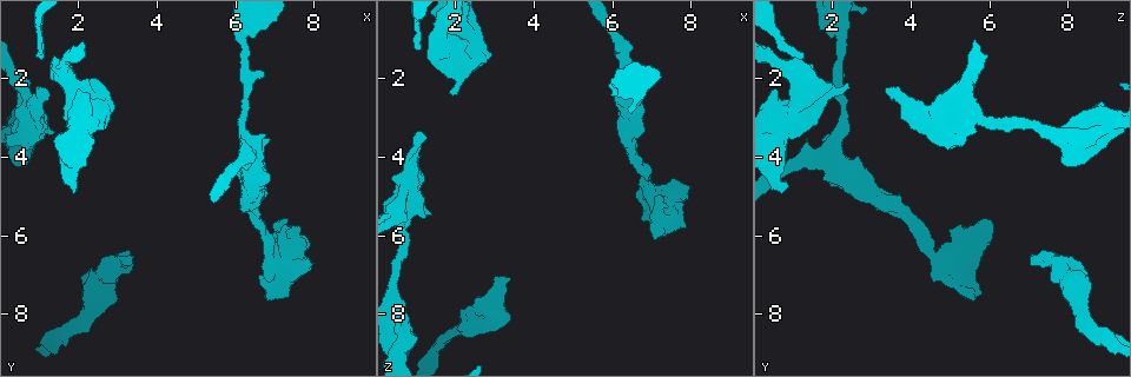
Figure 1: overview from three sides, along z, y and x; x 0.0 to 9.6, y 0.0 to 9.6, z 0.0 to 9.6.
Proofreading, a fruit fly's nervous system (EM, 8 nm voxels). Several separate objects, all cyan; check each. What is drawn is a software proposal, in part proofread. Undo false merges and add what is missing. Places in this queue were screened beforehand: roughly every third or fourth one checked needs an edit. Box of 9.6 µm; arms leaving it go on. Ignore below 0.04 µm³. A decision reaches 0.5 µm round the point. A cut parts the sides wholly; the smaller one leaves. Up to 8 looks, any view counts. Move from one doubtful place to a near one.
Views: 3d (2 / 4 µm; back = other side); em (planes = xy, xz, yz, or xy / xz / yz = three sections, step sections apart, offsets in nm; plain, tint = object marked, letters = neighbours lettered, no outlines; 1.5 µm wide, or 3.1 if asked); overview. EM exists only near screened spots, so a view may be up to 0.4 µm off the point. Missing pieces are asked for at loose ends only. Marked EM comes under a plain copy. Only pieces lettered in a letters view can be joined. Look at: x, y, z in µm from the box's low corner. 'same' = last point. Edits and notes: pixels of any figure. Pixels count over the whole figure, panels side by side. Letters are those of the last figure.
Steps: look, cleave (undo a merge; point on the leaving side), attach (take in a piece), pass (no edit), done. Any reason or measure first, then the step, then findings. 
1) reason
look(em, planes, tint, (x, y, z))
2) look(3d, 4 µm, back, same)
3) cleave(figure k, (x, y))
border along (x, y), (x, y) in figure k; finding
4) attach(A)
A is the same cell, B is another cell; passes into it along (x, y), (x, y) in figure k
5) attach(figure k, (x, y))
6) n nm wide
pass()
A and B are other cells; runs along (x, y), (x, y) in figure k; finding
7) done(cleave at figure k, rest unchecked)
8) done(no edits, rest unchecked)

free end
look(em, planes, letters, (3.05, 6.75, 8.40))

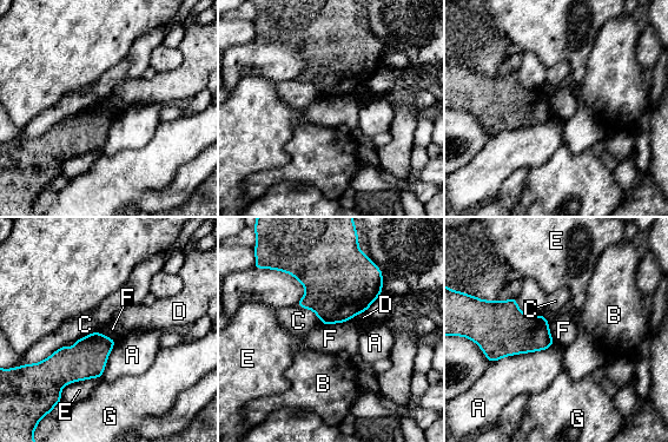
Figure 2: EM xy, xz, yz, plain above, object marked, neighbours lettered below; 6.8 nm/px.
pass()
A, B, C, D, E, F and G are other cells; border along (346, 321), (323, 325) in figure 2; none of them fits

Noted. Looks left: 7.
free end
look(em, xy, step 8, letters, (1.20, 2.40, 3.45))

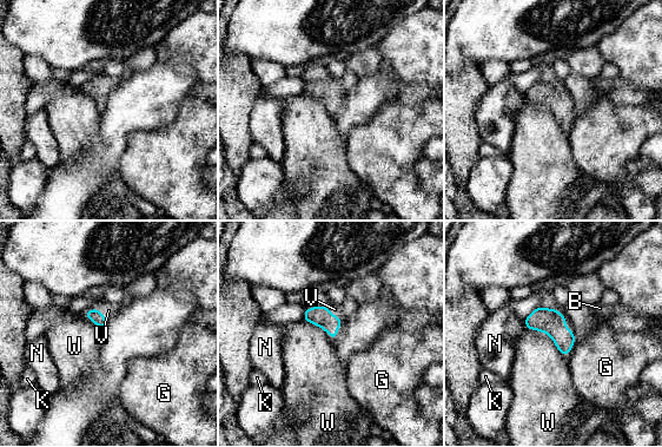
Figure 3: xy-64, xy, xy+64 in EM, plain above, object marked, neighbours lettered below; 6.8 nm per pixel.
look(em, planes, letters, same)

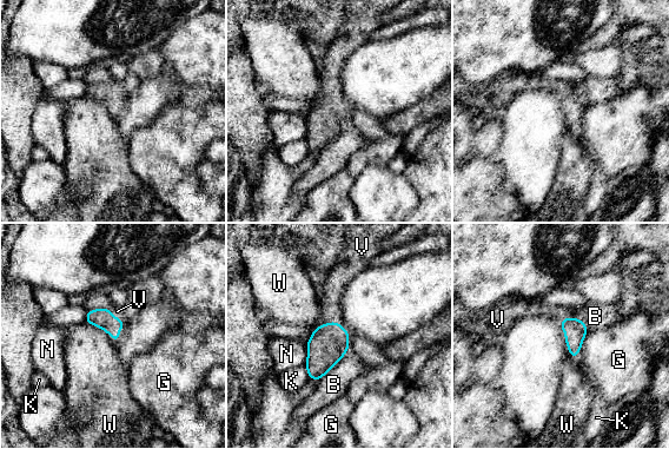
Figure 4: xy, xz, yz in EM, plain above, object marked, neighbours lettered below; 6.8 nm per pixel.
B touches over 300 nm
attach(V)
V is the same cell, B, G, K, N and W are other cells; passes into it along (328, 344), (336, 323), (336, 315) in figure 4; the cell continues

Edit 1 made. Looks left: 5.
done(attach at figure 4, rest unchecked)

